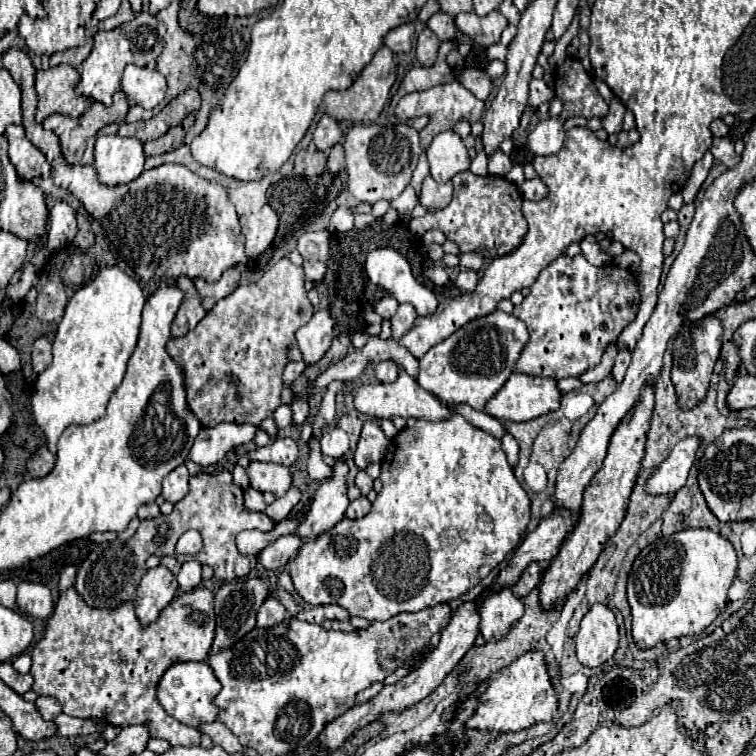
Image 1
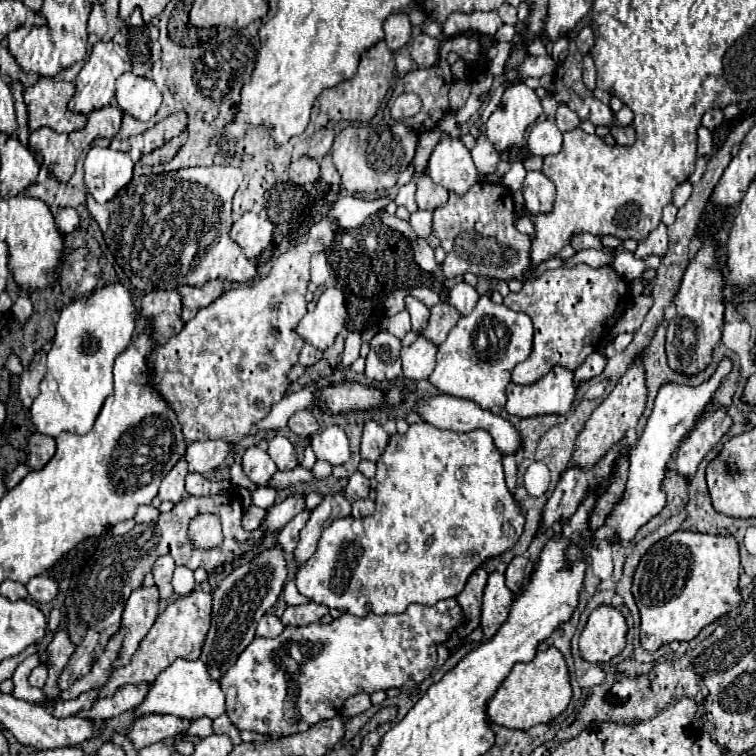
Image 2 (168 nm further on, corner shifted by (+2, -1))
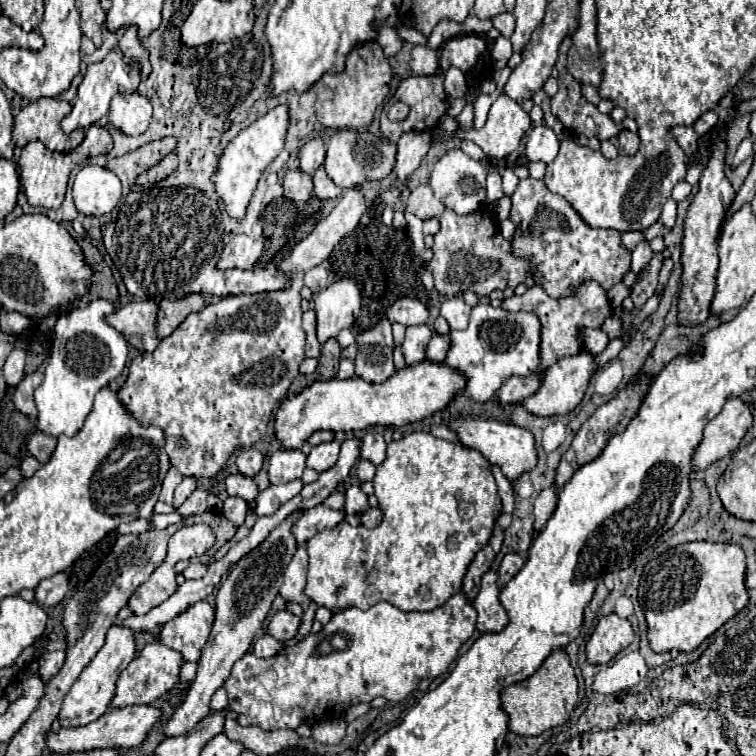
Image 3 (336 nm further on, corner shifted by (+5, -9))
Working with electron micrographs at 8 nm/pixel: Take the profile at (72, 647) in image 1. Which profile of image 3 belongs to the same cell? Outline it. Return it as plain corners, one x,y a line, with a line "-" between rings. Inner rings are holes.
198,601
174,621
164,625
160,643
182,653
186,661
198,661
200,649
208,641
212,623
214,607
208,601

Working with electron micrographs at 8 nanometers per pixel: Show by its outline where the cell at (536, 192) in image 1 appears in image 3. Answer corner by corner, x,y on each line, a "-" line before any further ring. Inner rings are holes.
522,179
512,195
510,219
516,223
512,253
532,265
532,277
554,299
568,297
586,281
596,281
604,291
622,281
630,271
630,251
620,245
620,231
594,229
560,195
548,191
544,181

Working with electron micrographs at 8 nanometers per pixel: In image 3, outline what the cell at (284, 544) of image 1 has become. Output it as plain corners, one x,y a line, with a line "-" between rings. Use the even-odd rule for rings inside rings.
316,505
316,509
308,509
298,519
292,531
296,535
296,541
302,545
318,531
324,531
326,527
336,527
340,521
344,521
344,517
346,517
344,511
334,511
334,509
328,509
326,505

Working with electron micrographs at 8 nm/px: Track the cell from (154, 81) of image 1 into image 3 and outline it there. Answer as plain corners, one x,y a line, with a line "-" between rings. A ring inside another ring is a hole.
118,93
112,97
110,123
126,135
140,135
152,121
152,105
140,93

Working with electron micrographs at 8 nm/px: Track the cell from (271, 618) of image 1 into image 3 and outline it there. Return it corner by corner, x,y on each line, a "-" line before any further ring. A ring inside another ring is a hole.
262,635
260,639
254,641
254,655
256,657
274,657
280,651
280,647
282,647
280,641
276,641
270,635

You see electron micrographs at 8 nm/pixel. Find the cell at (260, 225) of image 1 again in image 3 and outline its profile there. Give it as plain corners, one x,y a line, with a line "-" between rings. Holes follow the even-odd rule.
236,235
232,237
224,251
218,257
216,269
226,271
226,269
252,269
258,257
262,255
264,249
264,239
252,239
246,235

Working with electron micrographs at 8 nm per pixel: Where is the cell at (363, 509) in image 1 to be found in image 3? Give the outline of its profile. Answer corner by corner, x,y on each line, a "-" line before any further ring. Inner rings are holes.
368,509
364,515
362,515
362,525
366,527
376,527
380,521
382,521
382,511
380,509

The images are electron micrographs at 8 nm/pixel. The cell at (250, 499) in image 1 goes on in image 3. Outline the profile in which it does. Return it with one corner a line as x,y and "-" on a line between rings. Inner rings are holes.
290,481
290,483
284,483
284,485
270,485
268,489
264,489
258,495
258,515
262,517
262,515
276,513
276,509
280,509
280,505
290,501
300,491
302,491
300,481

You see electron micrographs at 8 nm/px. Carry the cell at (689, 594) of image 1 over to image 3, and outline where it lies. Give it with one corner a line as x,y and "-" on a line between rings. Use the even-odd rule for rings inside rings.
692,541
664,551
652,559
642,573
638,601
648,621
652,651
694,651
706,637
718,631
728,619
750,601
744,585
746,555
740,545

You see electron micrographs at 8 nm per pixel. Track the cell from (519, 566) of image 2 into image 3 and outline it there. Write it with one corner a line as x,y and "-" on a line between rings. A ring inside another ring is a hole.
508,553
504,559
502,559
502,565
498,569
498,587
502,589
524,565
524,559
520,553

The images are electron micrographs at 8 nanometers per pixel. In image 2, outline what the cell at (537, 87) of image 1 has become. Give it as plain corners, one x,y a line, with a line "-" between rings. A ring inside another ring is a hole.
517,83
503,93
495,113
487,121
489,141
497,151
503,151
525,137
525,129
543,113
541,101
525,83

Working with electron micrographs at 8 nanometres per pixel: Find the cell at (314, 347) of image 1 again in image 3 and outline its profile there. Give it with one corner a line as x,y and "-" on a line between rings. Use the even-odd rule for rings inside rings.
352,279
334,281
330,287
322,289
314,299
314,309
316,309
316,317
318,317
318,341
326,343
330,337
336,337
344,327
352,327
356,317
362,311
362,305
364,305
362,291

